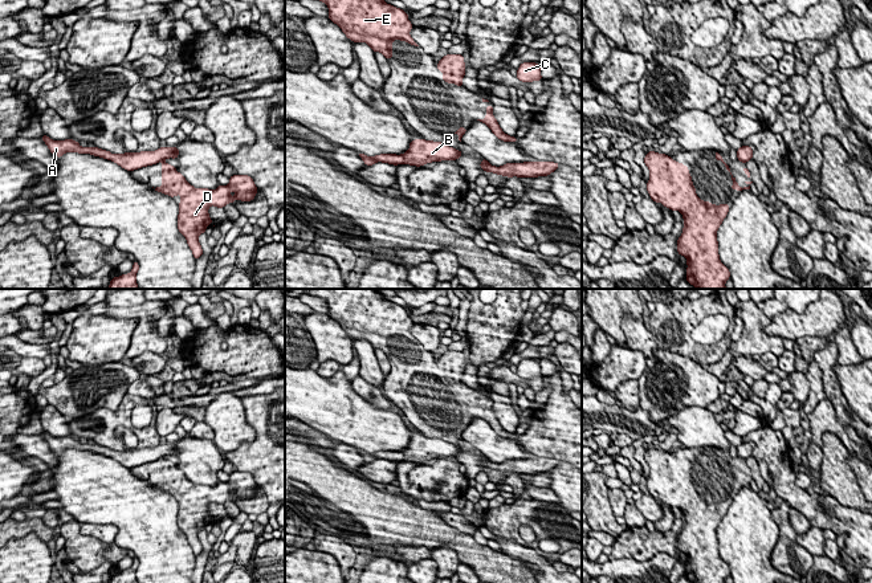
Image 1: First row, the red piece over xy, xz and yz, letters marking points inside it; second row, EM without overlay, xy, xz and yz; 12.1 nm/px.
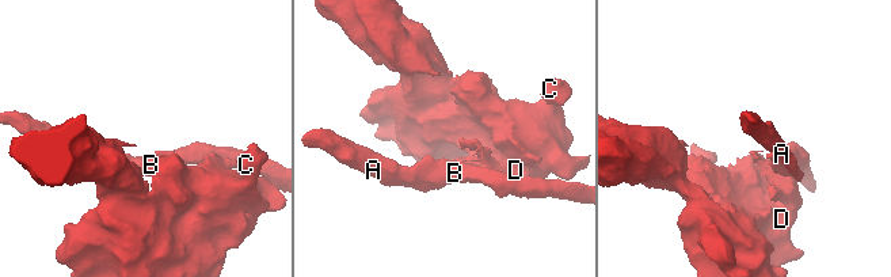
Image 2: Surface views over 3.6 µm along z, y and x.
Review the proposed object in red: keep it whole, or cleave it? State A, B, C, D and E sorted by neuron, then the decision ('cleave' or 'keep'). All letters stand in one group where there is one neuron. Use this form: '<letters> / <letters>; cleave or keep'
A B / C D E; cleave

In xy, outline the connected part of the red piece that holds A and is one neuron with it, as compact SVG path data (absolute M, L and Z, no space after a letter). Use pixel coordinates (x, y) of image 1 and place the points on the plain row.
M45 431L41 436L57 454L61 454L66 449L90 450L111 457L130 469L142 464L156 461L164 456L176 456L179 453L179 447L175 443L159 444L155 448L111 450L110 448L98 444L81 444L80 440L73 436L53 437Z

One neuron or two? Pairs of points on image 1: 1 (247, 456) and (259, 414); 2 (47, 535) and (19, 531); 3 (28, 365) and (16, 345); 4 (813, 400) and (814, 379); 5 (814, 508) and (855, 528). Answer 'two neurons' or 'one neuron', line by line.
1: one neuron
2: one neuron
3: two neurons
4: one neuron
5: one neuron

